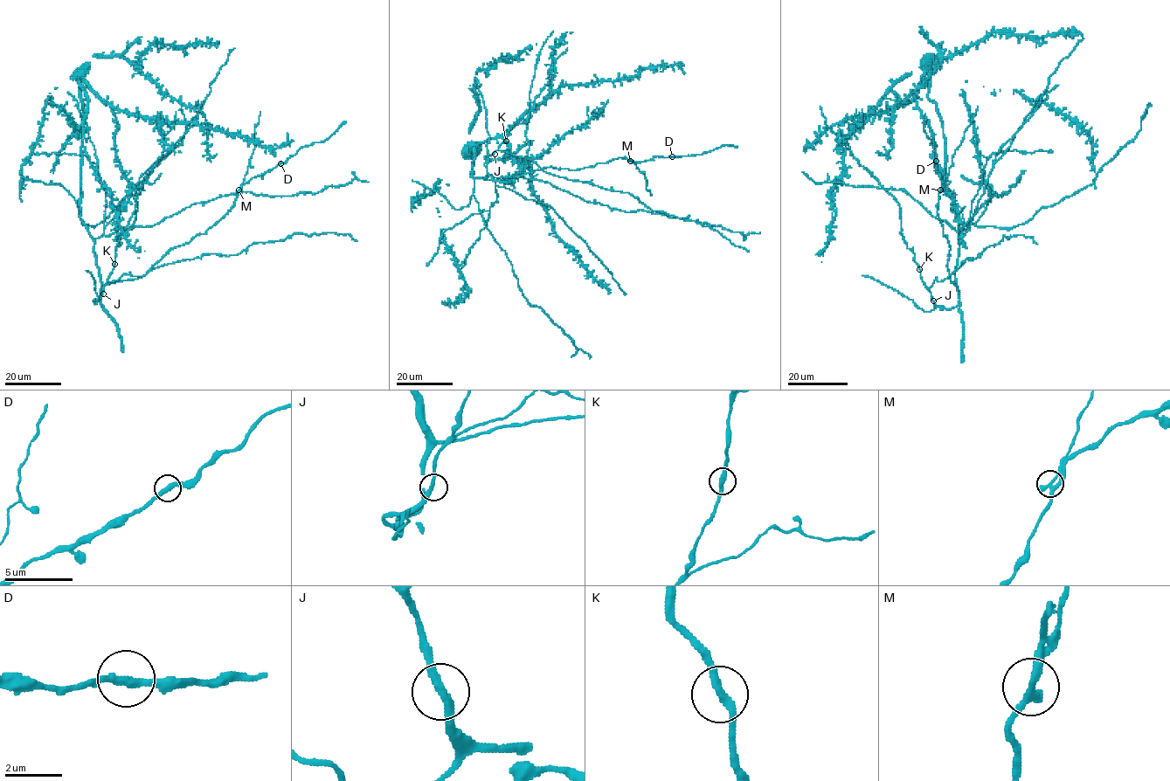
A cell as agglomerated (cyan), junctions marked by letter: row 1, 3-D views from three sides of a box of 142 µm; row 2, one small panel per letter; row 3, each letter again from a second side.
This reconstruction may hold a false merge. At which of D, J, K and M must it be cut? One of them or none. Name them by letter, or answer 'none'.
M

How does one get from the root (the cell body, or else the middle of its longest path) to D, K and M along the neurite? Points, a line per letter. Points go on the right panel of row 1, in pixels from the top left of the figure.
D: (956, 215), (958, 290), (950, 279), (947, 264), (951, 248), (938, 213), (943, 181), (936, 171), (936, 161)
K: (956, 215), (959, 256), (955, 281), (959, 303), (949, 309), (938, 307), (919, 269)
M: (956, 215), (959, 239), (955, 270), (958, 290), (950, 279), (947, 264), (951, 248), (938, 213), (940, 190)

